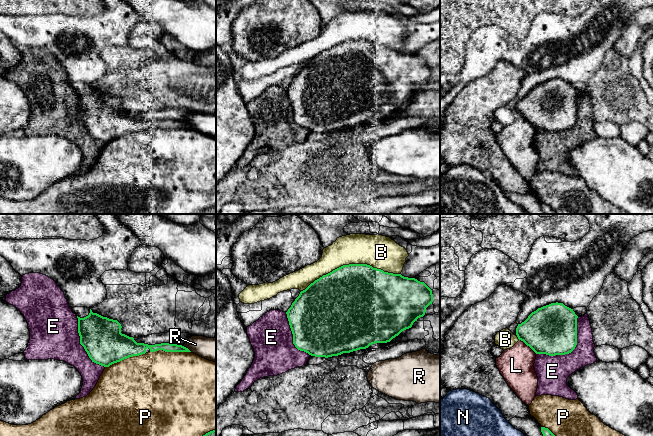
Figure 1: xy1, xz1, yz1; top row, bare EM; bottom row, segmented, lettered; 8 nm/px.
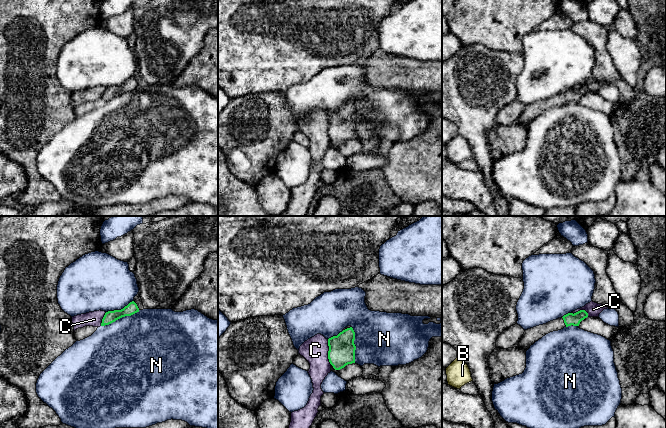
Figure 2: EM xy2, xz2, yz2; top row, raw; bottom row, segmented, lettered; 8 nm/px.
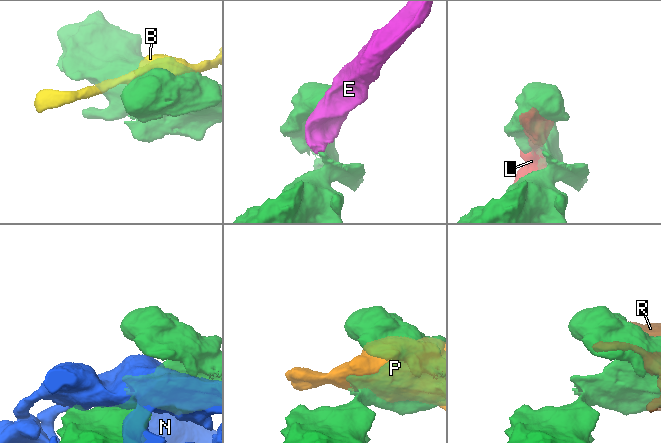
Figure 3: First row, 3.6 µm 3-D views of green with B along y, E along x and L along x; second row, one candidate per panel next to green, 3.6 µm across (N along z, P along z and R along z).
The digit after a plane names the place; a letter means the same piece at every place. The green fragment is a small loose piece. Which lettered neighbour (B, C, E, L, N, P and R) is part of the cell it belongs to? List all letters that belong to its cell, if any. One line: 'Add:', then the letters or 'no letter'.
Add: no letter

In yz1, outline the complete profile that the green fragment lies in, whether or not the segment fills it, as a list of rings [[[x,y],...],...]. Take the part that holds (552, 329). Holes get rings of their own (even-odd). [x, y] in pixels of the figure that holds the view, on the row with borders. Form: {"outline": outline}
{"outline": [[[551,303],[518,324],[516,335],[536,354],[569,354],[577,345],[577,318],[573,309],[563,303]]]}

